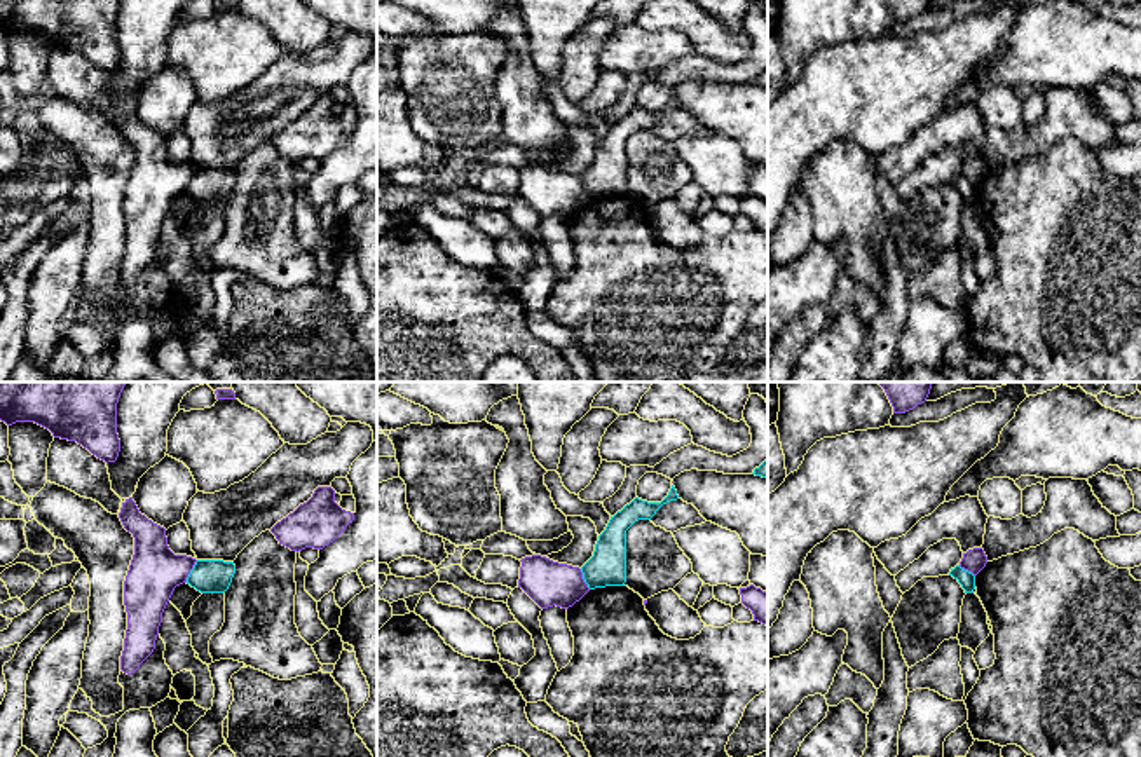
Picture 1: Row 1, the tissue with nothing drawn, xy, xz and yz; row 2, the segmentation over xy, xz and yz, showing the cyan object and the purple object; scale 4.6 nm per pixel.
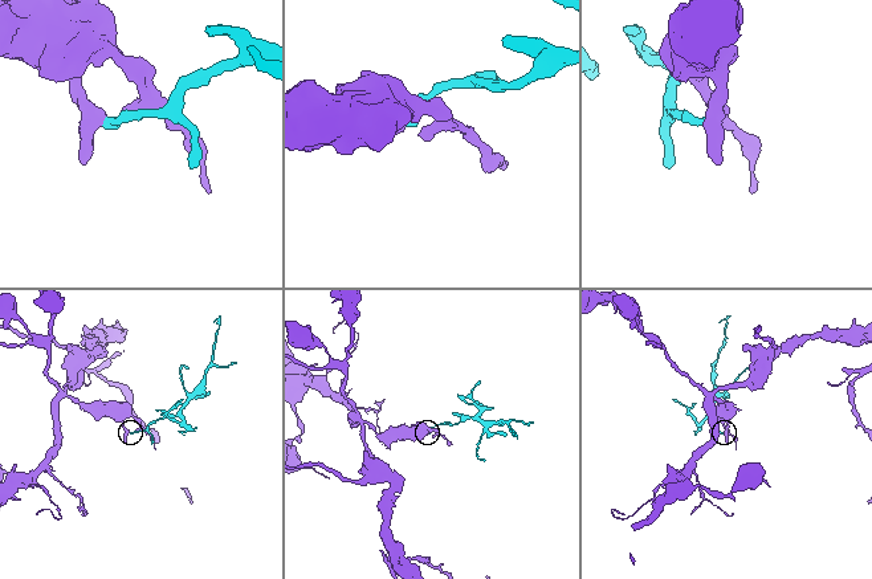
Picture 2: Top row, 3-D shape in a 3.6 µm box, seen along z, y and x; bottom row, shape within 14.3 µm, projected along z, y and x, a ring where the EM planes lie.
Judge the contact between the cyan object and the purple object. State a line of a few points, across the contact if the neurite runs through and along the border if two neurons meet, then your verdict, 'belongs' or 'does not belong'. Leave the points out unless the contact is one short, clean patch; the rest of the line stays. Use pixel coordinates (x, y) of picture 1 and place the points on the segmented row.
line xy (198, 560), (185, 581); does not belong

